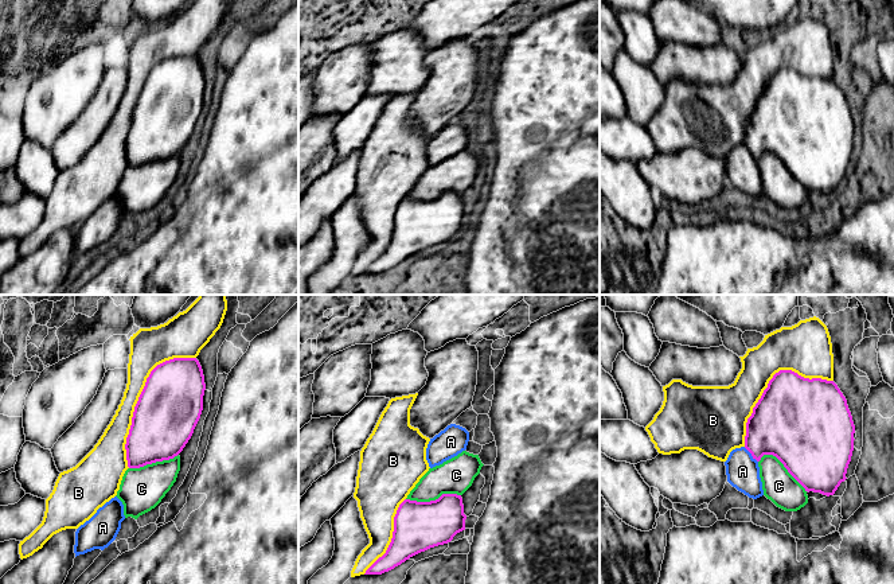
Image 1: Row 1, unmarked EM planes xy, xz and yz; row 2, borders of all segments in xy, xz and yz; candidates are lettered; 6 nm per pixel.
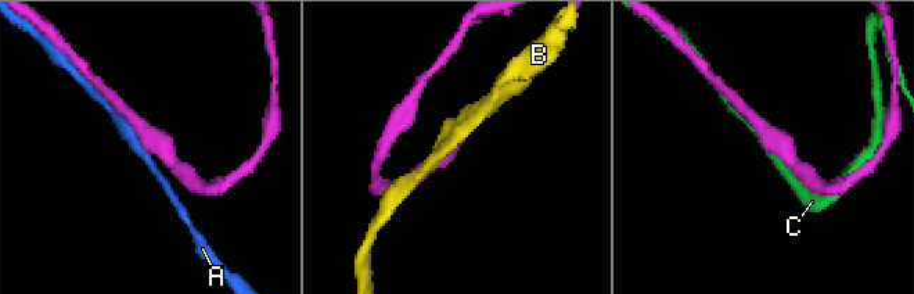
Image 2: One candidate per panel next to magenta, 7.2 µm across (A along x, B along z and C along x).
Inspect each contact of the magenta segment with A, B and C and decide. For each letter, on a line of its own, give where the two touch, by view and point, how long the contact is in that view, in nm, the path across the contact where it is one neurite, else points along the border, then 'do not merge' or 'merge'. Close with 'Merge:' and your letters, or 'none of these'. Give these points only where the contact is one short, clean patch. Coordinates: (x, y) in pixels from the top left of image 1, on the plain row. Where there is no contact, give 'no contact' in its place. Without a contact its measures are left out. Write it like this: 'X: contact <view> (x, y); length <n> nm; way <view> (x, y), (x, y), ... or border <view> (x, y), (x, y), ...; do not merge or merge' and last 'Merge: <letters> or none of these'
A: contact yz (752, 154); length 130 nm; do not merge
B: contact xy (139, 96); length 750 nm; do not merge
C: contact xz (433, 199); length 320 nm; do not merge
Merge: none of these

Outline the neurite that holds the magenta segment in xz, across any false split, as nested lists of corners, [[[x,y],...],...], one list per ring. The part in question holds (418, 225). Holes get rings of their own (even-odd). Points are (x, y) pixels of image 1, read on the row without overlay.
[[[442,192],[430,200],[405,198],[394,215],[394,230],[386,252],[364,273],[382,273],[410,256],[448,242],[465,229],[461,194]]]

